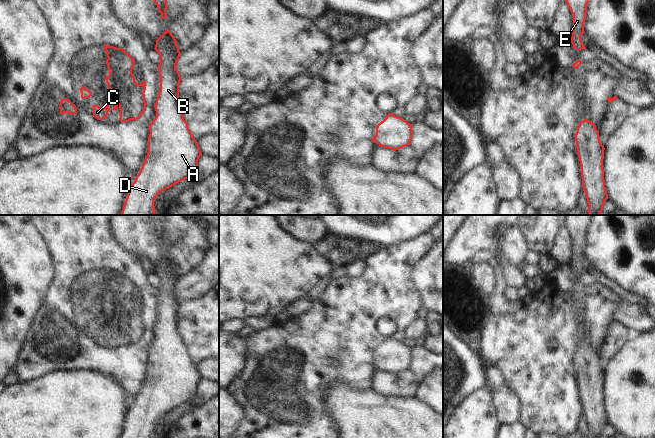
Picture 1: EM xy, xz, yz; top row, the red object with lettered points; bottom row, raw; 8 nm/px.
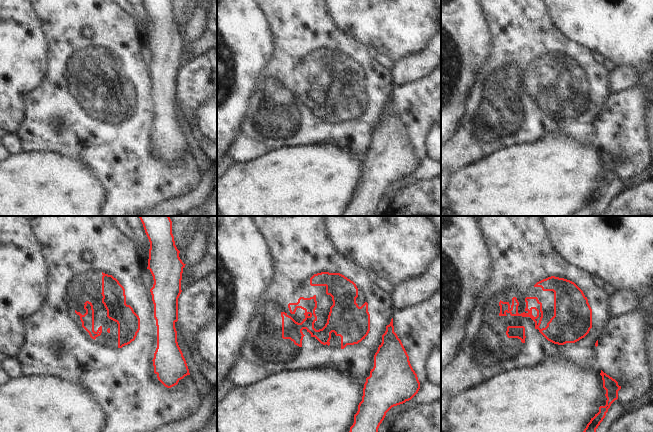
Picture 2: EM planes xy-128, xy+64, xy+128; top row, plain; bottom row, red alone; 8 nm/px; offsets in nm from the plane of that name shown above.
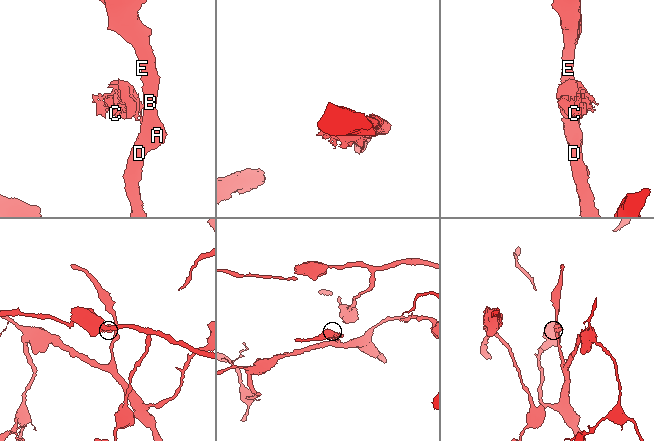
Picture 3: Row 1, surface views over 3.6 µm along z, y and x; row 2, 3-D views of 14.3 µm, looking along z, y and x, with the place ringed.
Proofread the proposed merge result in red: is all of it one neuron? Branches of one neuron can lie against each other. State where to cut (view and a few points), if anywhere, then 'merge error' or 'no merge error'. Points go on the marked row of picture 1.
cut in xy along (152, 123), (149, 129); merge error

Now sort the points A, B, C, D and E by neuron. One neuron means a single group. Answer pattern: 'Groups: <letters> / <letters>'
Groups: A B D E / C.

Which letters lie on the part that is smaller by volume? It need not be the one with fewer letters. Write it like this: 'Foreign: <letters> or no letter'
Foreign: C

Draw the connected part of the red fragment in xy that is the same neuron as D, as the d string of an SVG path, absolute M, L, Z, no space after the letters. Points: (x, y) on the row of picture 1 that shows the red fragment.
M170 30L165 31L156 40L154 49L160 55L160 91L154 105L156 117L150 128L147 156L135 181L128 188L121 215L153 215L156 211L154 202L158 194L189 178L198 170L198 160L202 155L179 106L179 85L182 78L176 64L181 52Z

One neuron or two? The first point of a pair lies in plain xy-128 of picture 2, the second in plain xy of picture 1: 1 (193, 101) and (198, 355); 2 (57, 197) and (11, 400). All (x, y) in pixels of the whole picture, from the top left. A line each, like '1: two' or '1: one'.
1: one
2: one

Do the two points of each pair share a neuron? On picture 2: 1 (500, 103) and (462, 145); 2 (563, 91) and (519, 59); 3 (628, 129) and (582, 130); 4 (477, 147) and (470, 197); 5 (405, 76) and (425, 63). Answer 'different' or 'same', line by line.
1: same
2: same
3: different
4: different
5: same

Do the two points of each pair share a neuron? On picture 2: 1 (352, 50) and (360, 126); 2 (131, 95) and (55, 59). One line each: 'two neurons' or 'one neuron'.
1: one neuron
2: one neuron

